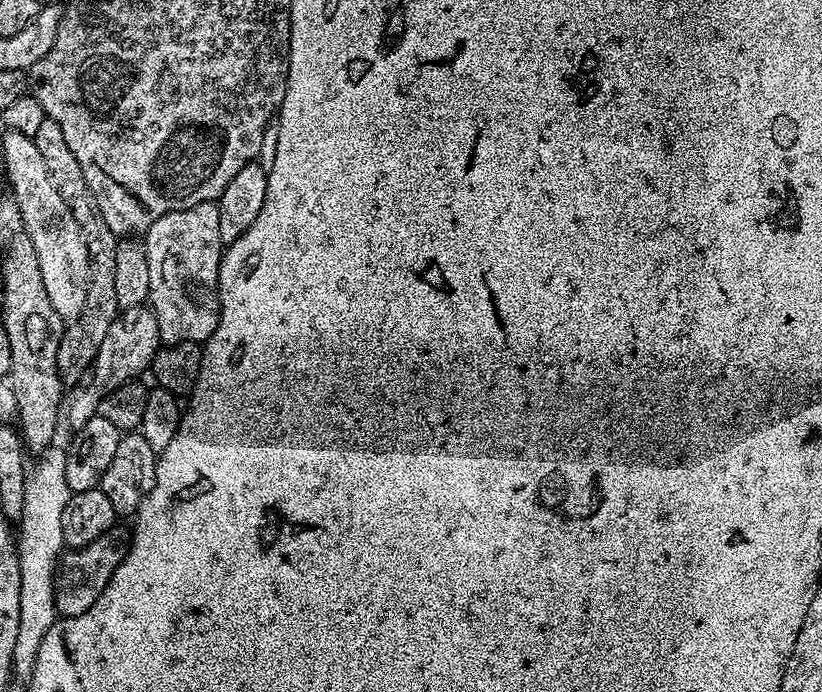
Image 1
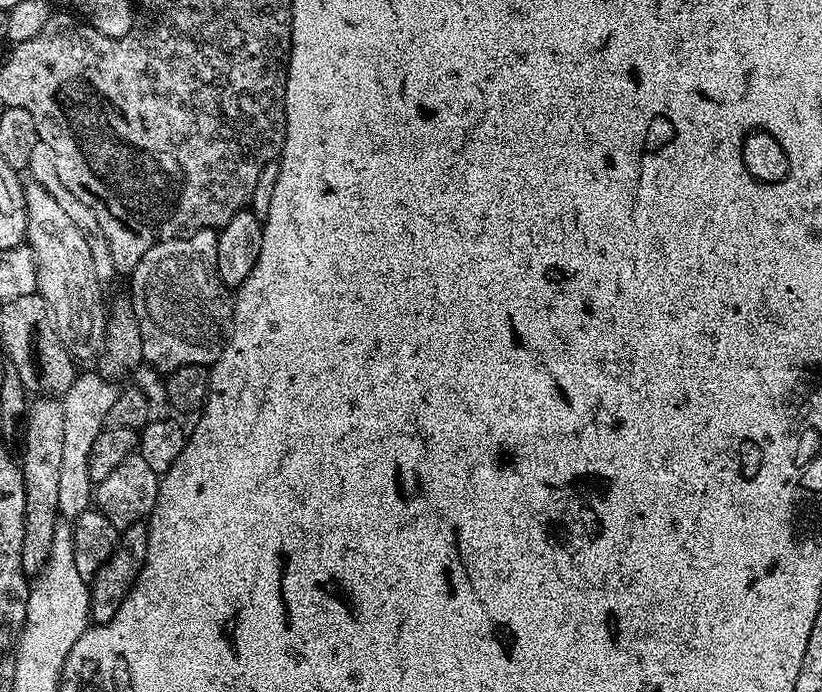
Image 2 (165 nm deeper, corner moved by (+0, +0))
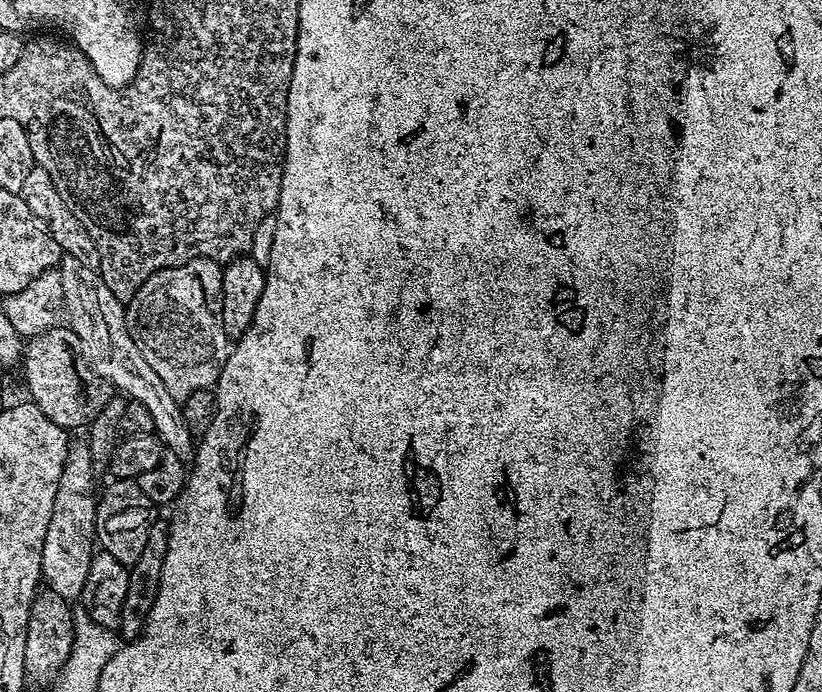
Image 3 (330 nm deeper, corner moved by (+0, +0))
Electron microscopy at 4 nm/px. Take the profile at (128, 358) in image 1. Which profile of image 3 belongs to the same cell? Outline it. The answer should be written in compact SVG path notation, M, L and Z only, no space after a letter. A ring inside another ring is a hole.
M73 443L68 450L62 478L58 478L58 495L54 498L54 514L42 542L40 575L47 591L58 594L69 602L79 601L82 586L86 586L86 573L94 555L96 543L96 501L92 490L96 484L96 471L87 443Z

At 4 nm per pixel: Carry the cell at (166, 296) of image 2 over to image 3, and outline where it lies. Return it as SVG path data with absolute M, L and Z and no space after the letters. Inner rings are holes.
M199 256L150 274L127 301L126 319L138 350L142 350L142 358L150 362L154 374L162 378L166 390L170 390L176 400L182 402L190 398L194 390L215 389L230 351L230 341L222 326L222 268L216 261Z

